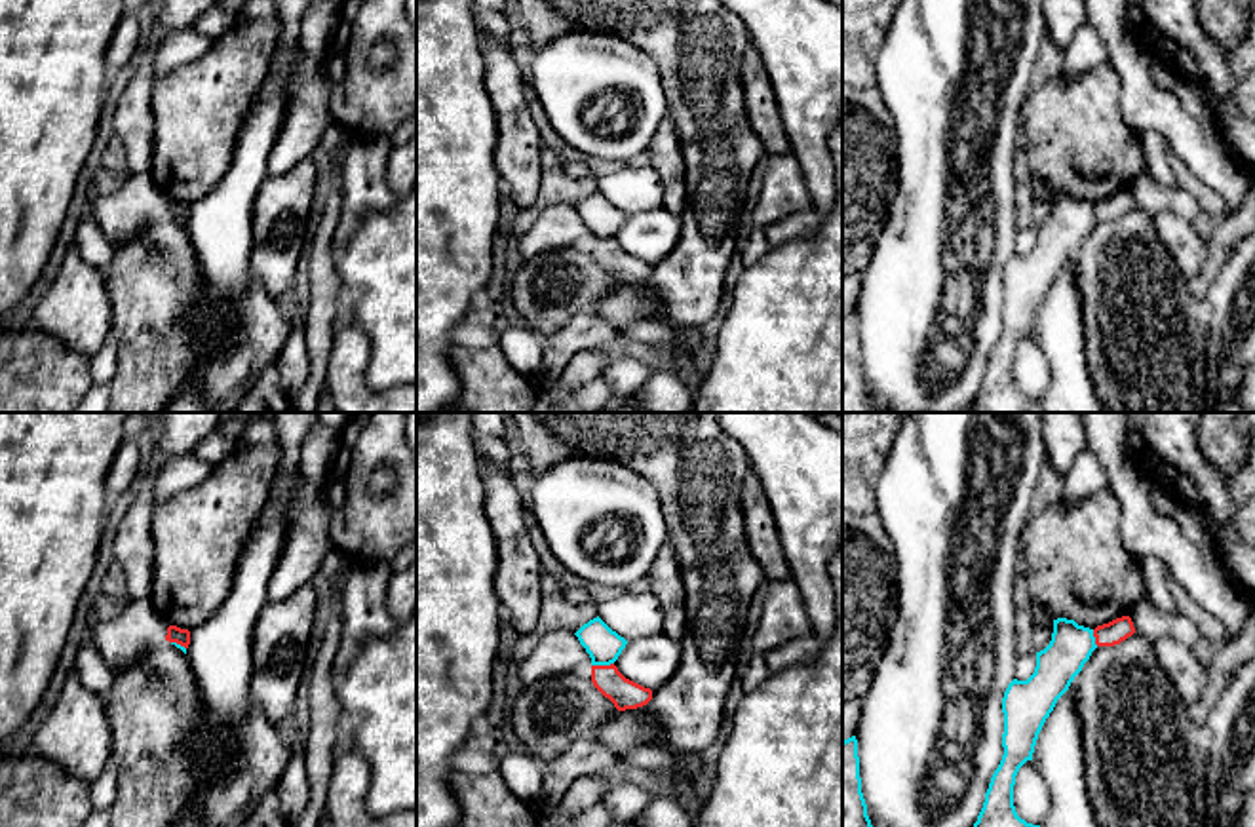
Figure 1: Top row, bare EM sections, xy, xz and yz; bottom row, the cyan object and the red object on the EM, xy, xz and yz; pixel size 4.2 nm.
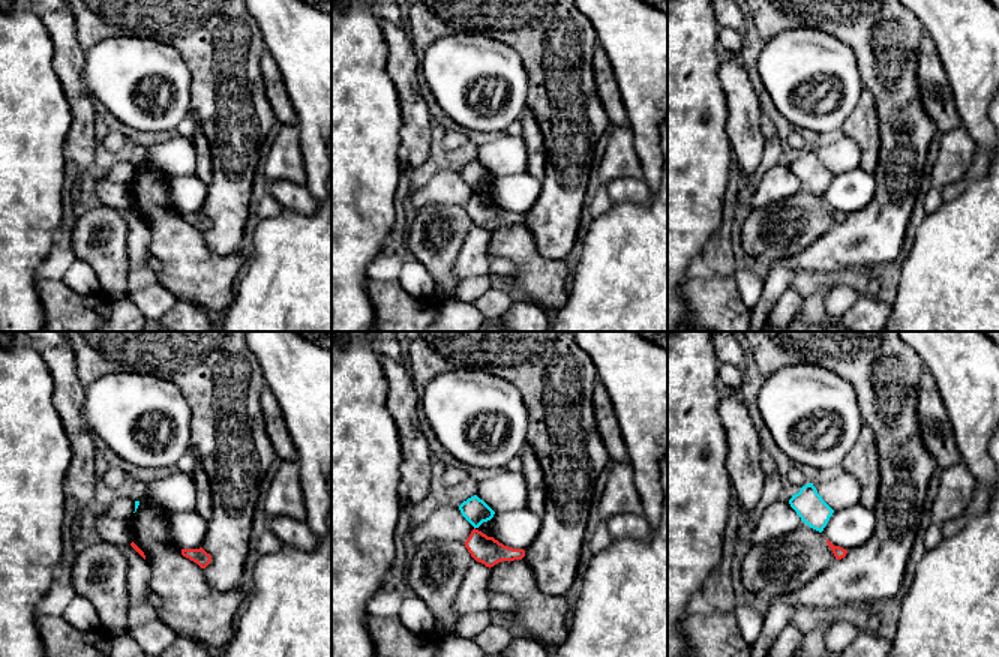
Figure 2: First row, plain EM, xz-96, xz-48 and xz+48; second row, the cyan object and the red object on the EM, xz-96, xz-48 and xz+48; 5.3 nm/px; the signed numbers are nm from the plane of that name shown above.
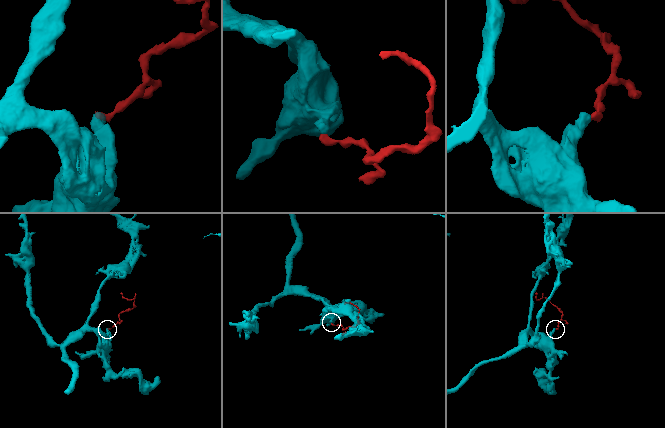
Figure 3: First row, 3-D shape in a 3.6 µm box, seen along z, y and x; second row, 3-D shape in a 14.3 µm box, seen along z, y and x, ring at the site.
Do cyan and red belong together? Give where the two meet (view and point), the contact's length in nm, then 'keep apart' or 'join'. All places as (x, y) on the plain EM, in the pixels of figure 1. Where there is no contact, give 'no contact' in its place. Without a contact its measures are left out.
xz (601, 238) | 100 nm | keep apart

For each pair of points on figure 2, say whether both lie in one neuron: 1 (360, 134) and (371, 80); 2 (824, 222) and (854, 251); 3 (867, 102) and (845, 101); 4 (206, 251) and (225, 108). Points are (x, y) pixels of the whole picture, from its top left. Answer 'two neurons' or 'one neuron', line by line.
1: one neuron
2: two neurons
3: two neurons
4: one neuron

